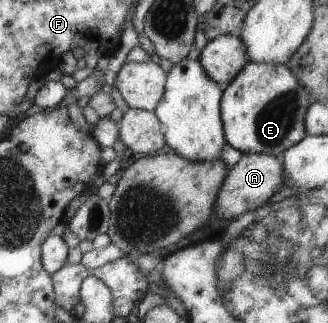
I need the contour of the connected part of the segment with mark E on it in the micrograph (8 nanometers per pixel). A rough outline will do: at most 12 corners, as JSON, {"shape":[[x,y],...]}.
{"shape":[[249,61],[221,118],[242,154],[282,156],[304,136],[308,89]]}

